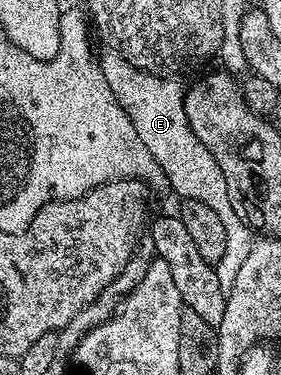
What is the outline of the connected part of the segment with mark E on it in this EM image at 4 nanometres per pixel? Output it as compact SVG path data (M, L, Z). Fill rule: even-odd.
M103 51L97 57L101 71L105 75L105 83L109 83L109 91L121 103L125 115L133 123L137 131L140 146L163 169L166 184L176 193L176 198L197 199L197 203L206 203L215 214L221 215L221 223L225 223L225 255L214 262L217 279L221 279L221 287L230 291L237 275L241 272L241 263L249 259L249 251L253 244L253 230L243 221L241 215L233 207L229 199L229 187L225 183L225 175L221 175L221 167L217 159L209 153L205 143L197 137L187 122L183 101L184 86L179 86L174 76L146 73L143 69L135 69L133 63L121 59L121 55Z

